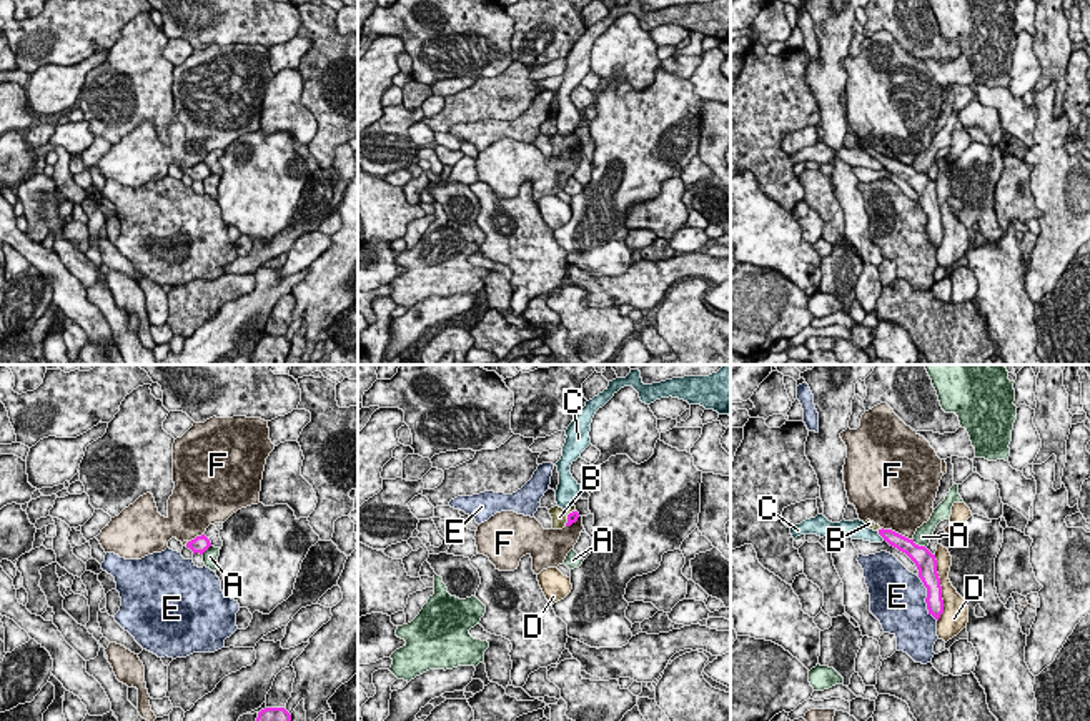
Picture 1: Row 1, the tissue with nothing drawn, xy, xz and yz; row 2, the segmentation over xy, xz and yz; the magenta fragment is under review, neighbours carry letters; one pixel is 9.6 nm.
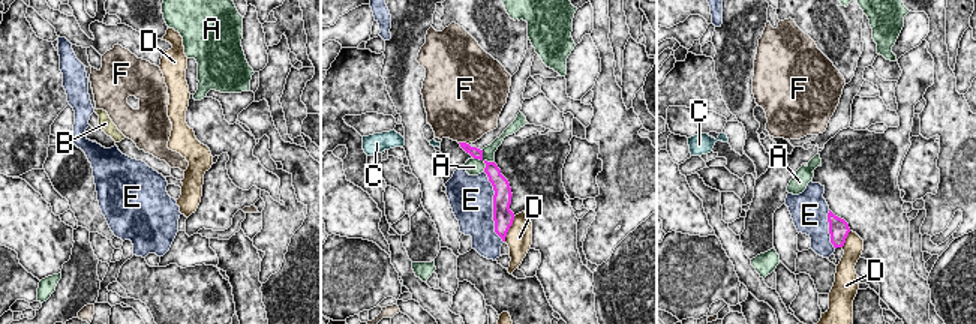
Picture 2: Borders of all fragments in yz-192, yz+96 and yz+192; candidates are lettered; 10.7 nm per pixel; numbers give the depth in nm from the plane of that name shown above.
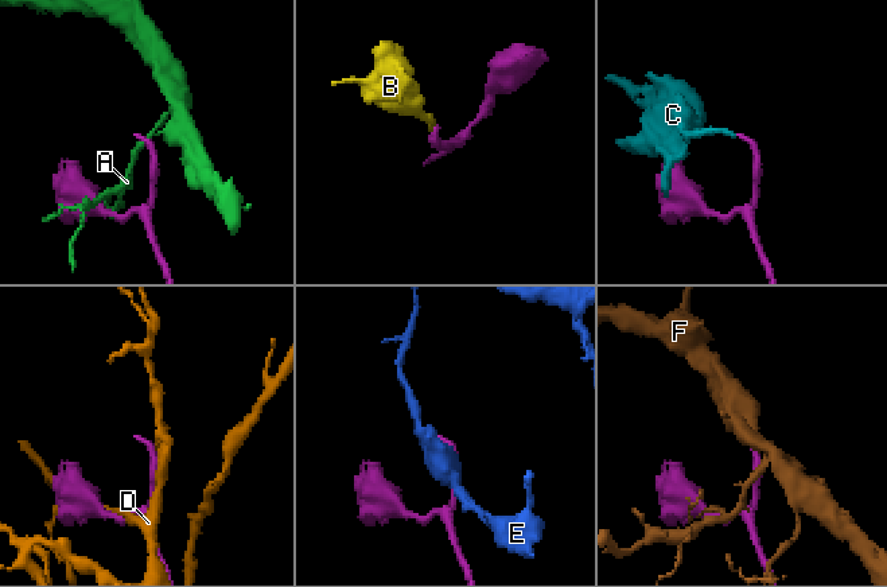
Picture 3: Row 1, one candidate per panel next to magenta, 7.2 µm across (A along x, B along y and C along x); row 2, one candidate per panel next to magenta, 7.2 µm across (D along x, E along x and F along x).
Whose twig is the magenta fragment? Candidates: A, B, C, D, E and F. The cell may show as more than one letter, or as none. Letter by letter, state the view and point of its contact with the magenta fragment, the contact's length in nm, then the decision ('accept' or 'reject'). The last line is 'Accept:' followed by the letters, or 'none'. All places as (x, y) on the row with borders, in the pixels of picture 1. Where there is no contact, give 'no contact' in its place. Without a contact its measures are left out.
A: contact yz (917, 545); length 180 nm; reject
B: contact xz (568, 517); length 190 nm; accept
C: contact yz (881, 535); length 120 nm; reject
D: contact yz (941, 588); length 650 nm; reject
E: contact yz (926, 598); length 480 nm; reject
F: contact yz (897, 533); length 320 nm; reject
Accept: B

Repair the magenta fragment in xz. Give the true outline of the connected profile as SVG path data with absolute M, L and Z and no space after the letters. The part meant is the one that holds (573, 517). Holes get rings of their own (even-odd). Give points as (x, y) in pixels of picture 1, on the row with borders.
M556 505L549 510L549 515L552 518L552 530L562 530L564 526L571 526L579 518L576 506L562 510Z

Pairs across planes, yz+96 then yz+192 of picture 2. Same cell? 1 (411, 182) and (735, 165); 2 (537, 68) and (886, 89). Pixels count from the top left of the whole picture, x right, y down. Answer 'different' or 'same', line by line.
1: different
2: different

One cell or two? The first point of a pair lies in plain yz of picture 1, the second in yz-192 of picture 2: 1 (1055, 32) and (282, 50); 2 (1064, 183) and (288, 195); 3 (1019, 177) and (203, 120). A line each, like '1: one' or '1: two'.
1: one
2: one
3: two

